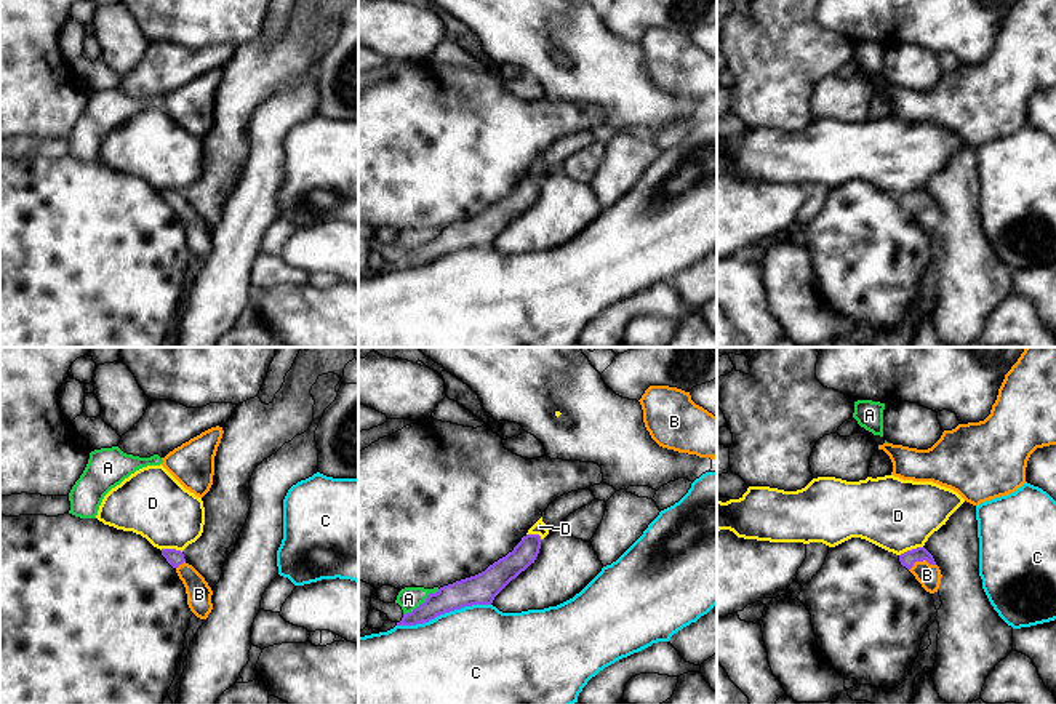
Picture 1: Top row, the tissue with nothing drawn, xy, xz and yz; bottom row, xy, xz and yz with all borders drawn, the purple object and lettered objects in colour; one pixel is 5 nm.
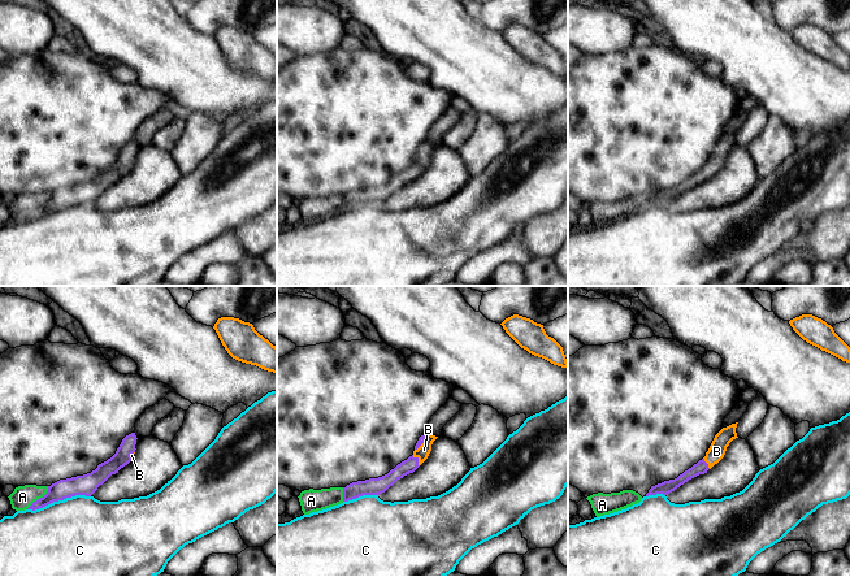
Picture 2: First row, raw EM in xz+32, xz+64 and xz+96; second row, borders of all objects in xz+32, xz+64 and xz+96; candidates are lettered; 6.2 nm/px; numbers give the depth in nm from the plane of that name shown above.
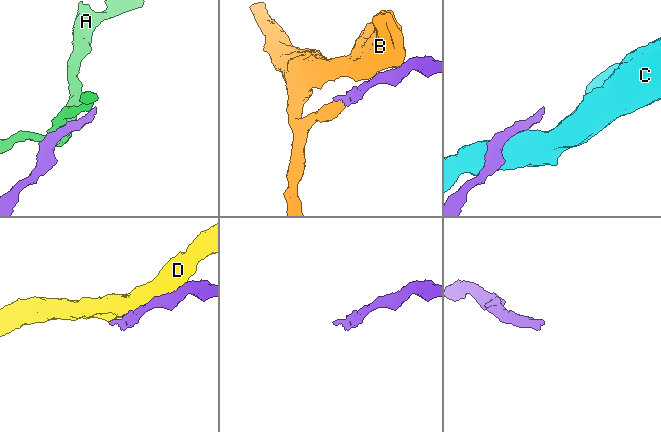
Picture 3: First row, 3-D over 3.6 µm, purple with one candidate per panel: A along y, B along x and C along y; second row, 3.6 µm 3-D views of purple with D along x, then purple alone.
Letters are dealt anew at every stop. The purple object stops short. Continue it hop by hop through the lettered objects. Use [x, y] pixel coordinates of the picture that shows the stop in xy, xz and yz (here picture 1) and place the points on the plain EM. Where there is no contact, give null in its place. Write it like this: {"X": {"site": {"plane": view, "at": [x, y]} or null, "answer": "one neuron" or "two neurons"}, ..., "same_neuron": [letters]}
{"A": {"site": {"plane": "xz", "at": [421, 245]}, "answer": "two neurons"}, "B": {"site": {"plane": "yz", "at": [920, 202]}, "answer": "one neuron"}, "C": {"site": {"plane": "xz", "at": [444, 255]}, "answer": "two neurons"}, "D": {"site": {"plane": "yz", "at": [912, 191]}, "answer": "two neurons"}, "same_neuron": ["B"]}

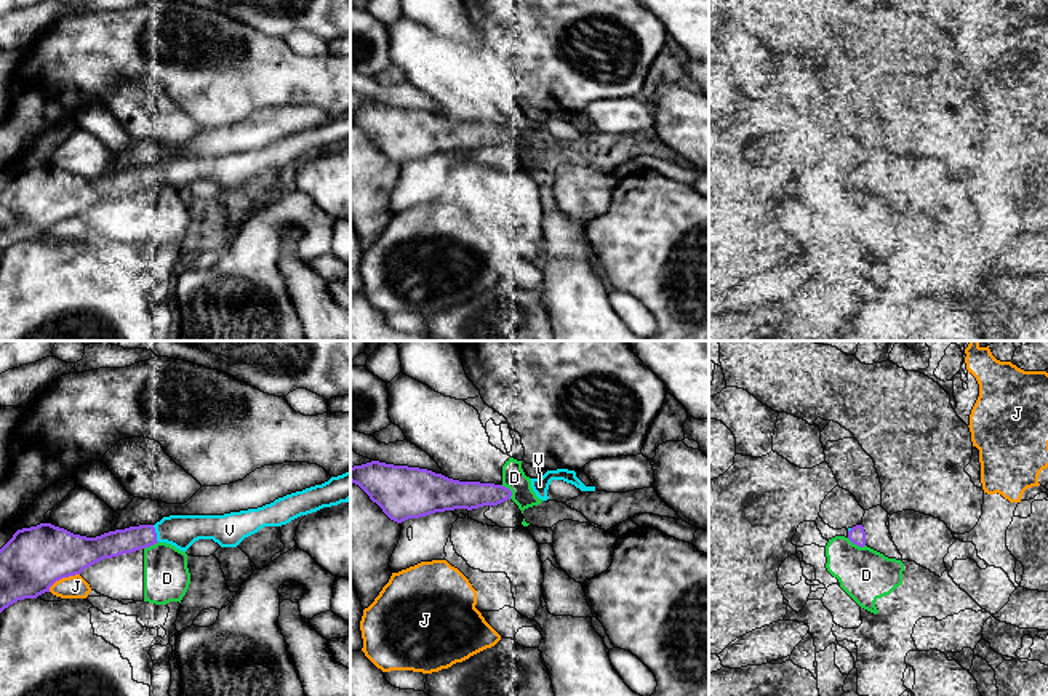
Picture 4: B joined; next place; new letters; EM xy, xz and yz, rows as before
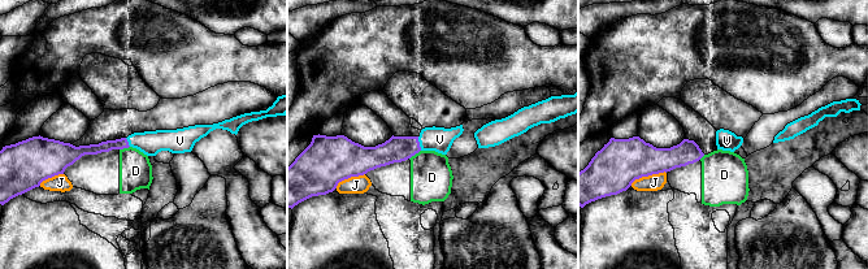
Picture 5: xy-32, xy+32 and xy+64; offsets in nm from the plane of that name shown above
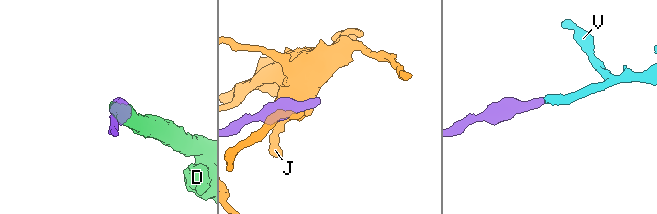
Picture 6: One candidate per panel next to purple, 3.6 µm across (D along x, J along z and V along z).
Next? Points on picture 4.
{"D": {"site": {"plane": "yz", "at": [856, 186]}, "answer": "two neurons"}, "J": {"site": {"plane": "xy", "at": [63, 218]}, "answer": "two neurons"}, "V": {"site": {"plane": "xy", "at": [156, 175]}, "answer": "one neuron"}, "same_neuron": ["V"]}

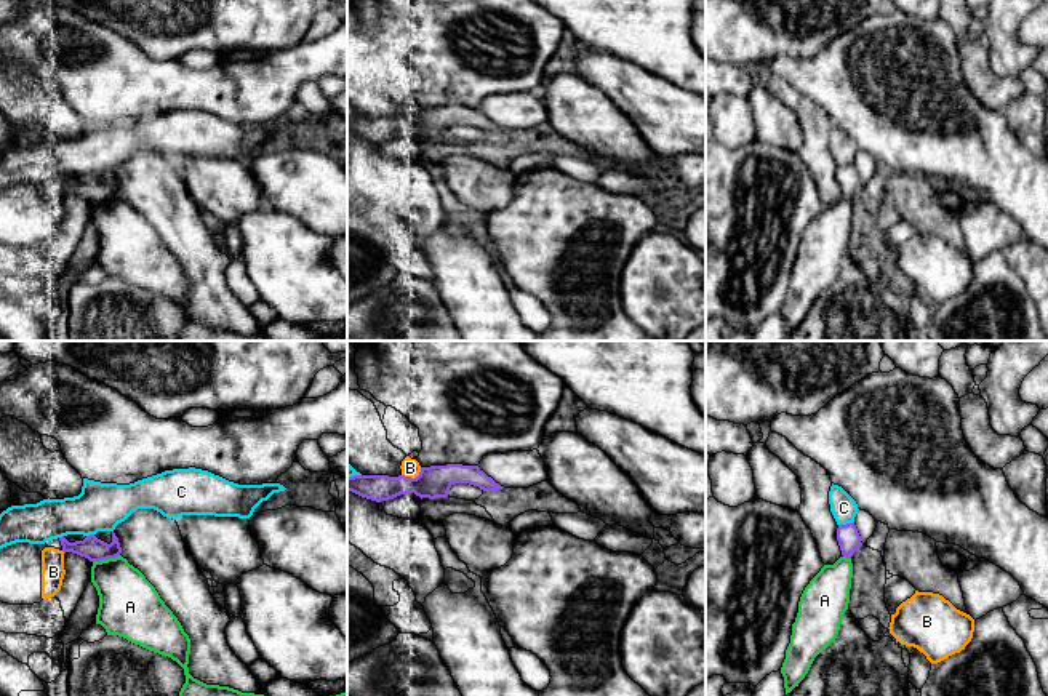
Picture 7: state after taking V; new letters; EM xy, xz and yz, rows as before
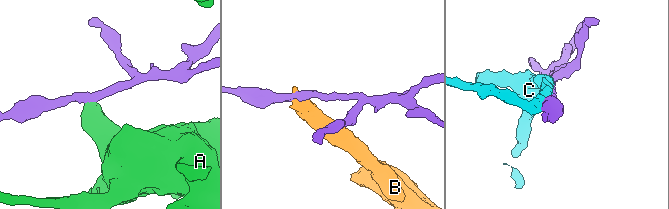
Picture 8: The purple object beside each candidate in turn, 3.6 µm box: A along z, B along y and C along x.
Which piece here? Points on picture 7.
{"A": {"site": {"plane": "xy", "at": [106, 200]}, "answer": "two neurons"}, "B": {"site": {"plane": "xz", "at": [413, 120]}, "answer": "two neurons"}, "C": {"site": {"plane": "yz", "at": [847, 165]}, "answer": "two neurons"}, "same_neuron": []}

